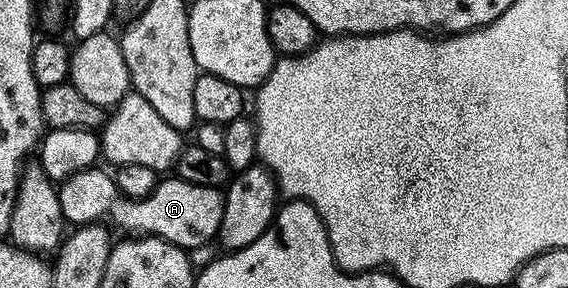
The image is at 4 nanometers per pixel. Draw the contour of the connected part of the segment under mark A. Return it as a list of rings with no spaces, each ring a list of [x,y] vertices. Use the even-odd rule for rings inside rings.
[[[90,168],[75,172],[71,177],[64,179],[57,186],[57,195],[59,196],[59,208],[61,214],[65,217],[66,223],[72,224],[74,227],[84,226],[86,224],[97,224],[102,221],[101,218],[105,213],[109,213],[108,221],[114,227],[118,226],[124,233],[129,236],[152,236],[162,238],[171,244],[182,248],[190,248],[189,246],[201,246],[204,242],[209,242],[218,237],[219,227],[223,220],[223,208],[225,207],[224,193],[215,186],[200,186],[199,184],[191,184],[184,182],[176,176],[169,176],[166,180],[158,181],[155,192],[151,192],[151,196],[146,198],[126,198],[119,196],[117,193],[117,183],[105,170],[97,170],[98,168]]]

